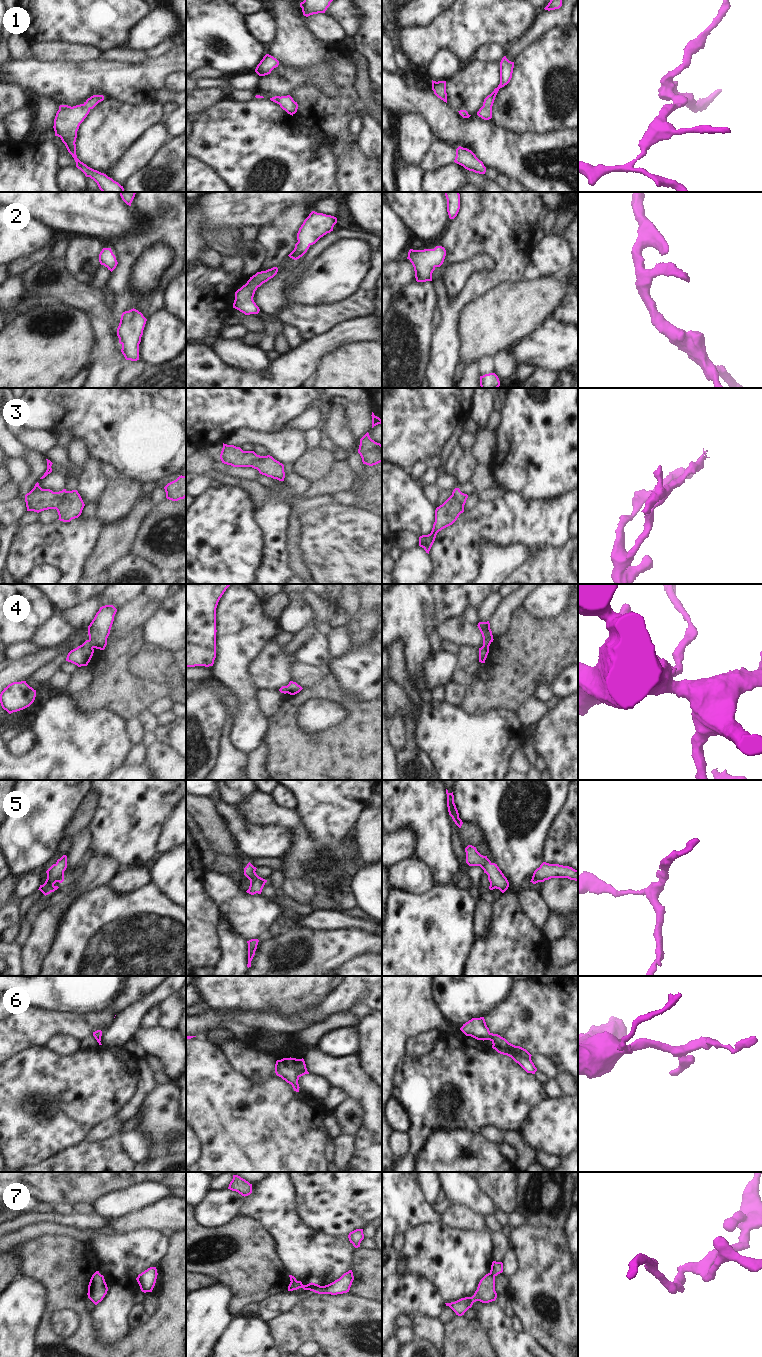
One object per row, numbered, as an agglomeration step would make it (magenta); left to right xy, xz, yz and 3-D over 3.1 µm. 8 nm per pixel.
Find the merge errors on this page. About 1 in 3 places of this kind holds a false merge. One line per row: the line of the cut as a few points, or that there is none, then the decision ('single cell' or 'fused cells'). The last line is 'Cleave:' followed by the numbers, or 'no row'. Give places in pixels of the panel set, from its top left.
1: no cut | single cell
2: no cut | single cell
3: no cut | single cell
4: no cut | single cell
5: no cut | single cell
6: no cut | single cell
7: yz (489, 1273), (494, 1277) | fused cells
Cleave: 7

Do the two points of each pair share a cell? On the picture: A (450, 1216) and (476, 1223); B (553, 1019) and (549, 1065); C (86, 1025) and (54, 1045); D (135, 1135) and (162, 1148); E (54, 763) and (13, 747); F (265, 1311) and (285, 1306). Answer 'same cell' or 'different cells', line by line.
A: same cell
B: different cells
C: different cells
D: different cells
E: different cells
F: same cell

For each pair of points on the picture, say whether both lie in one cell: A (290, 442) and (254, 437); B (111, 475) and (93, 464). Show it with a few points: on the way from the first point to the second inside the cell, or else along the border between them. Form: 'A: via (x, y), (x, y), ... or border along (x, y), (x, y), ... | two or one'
A: via (281, 442), (271, 442), (263, 439) | one
B: border along (100, 462), (100, 472), (107, 480) | two

